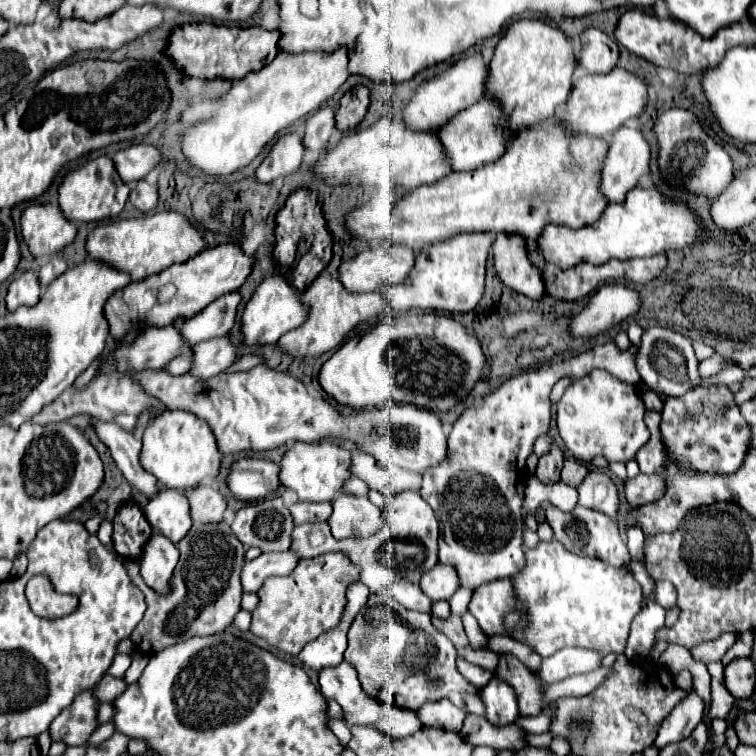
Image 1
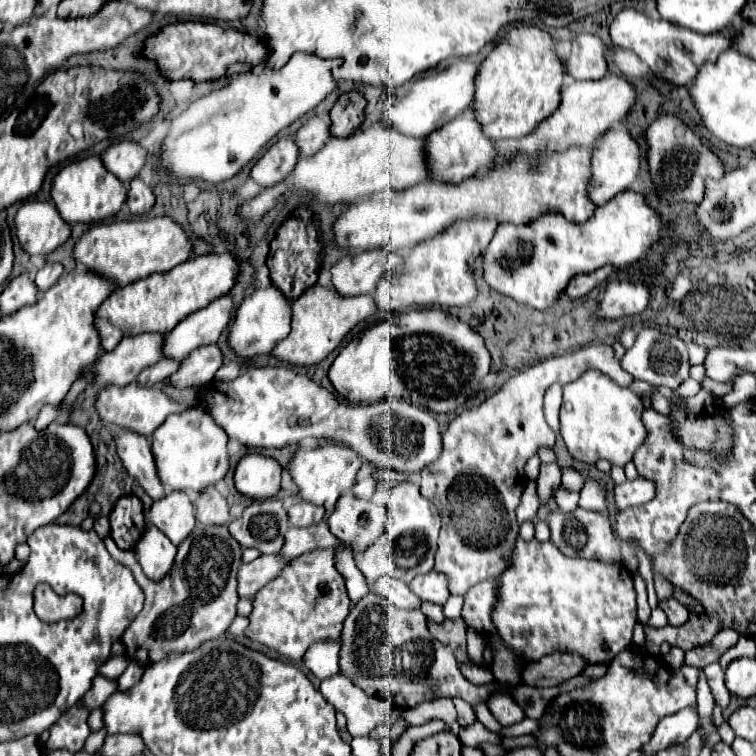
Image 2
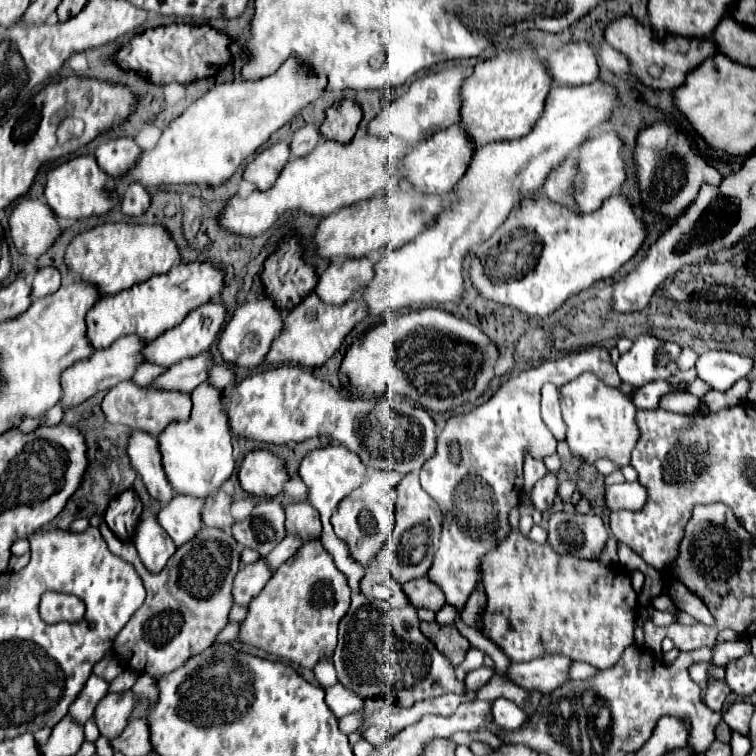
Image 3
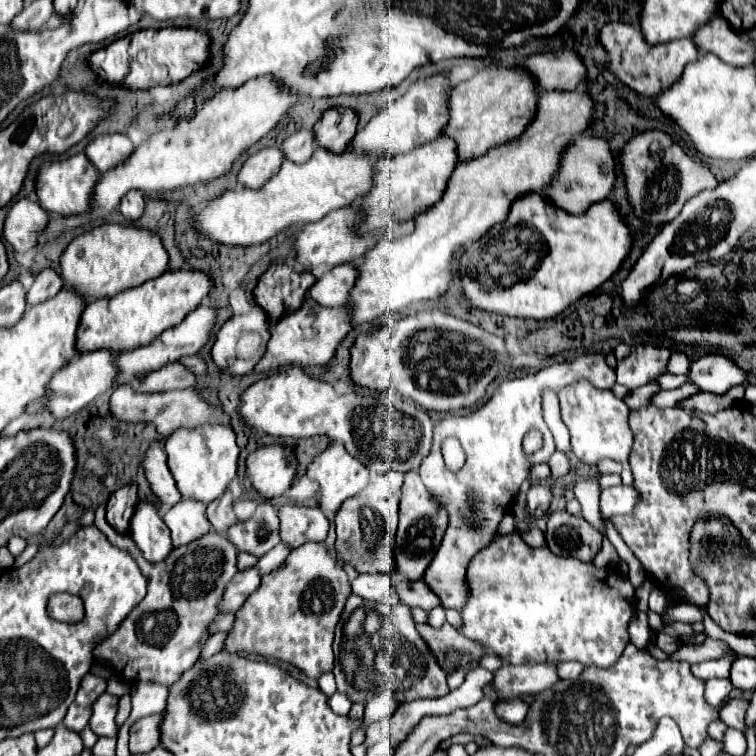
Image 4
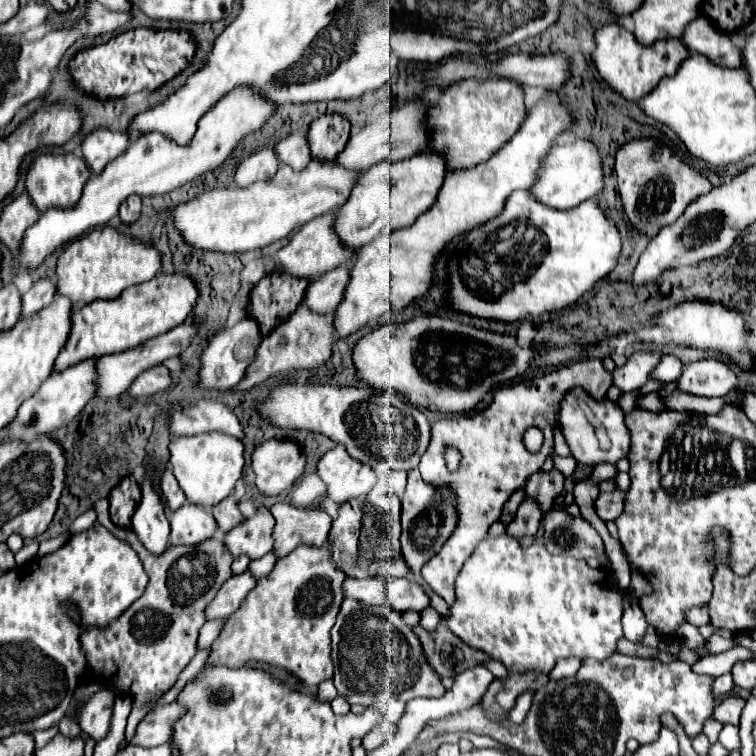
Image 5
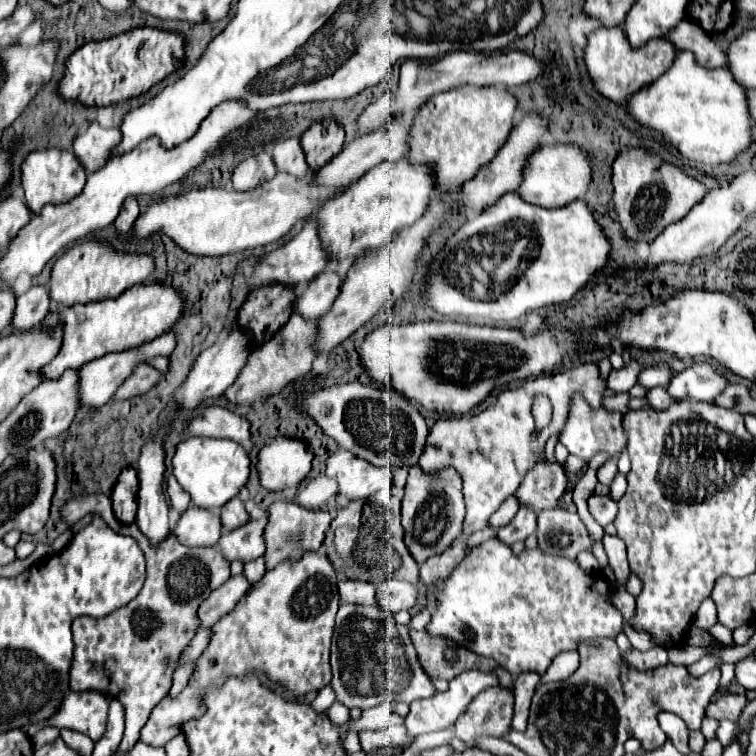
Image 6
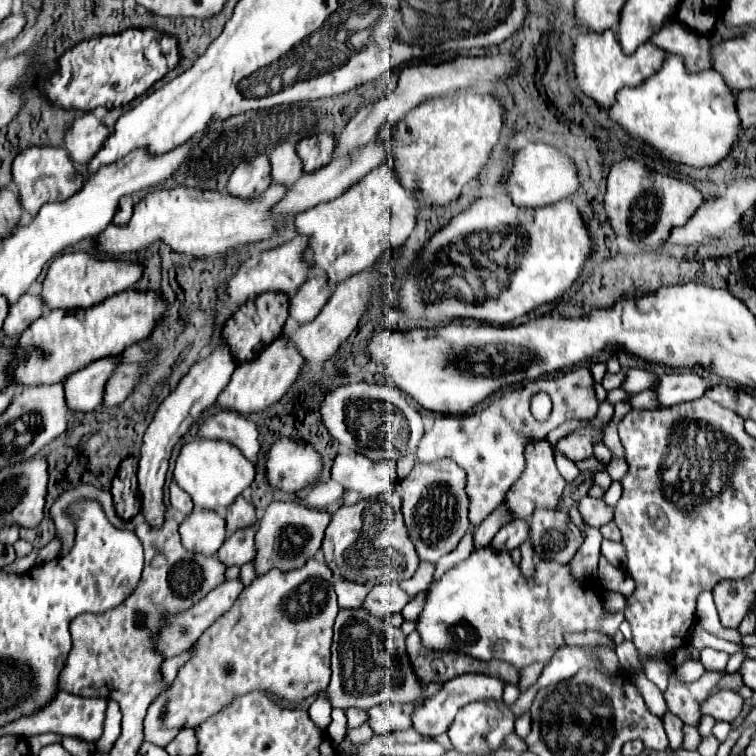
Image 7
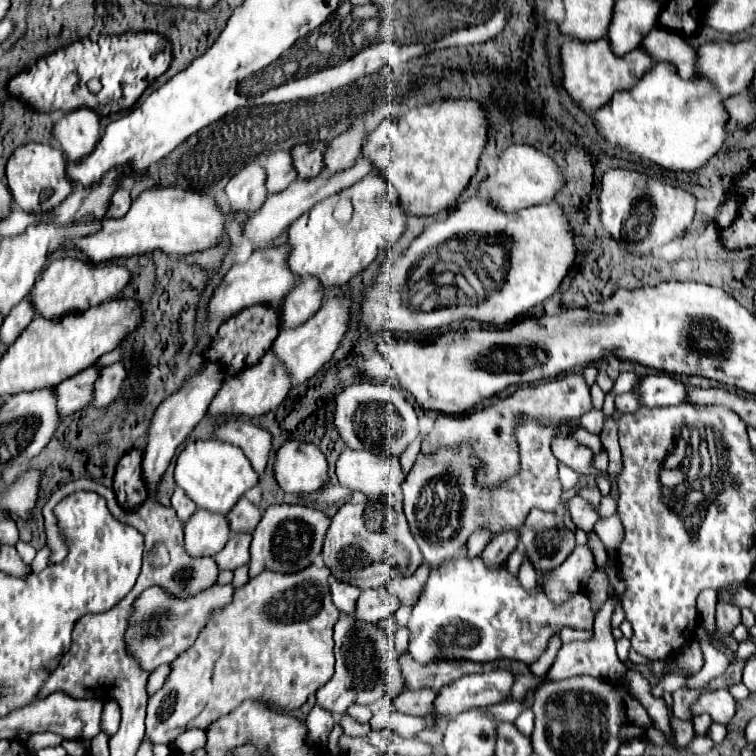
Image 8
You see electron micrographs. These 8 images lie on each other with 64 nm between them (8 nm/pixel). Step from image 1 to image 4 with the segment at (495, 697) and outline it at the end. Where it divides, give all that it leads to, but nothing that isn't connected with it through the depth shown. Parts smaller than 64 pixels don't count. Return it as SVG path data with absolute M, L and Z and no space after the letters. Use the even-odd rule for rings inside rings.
M516 698L512 702L496 704L496 714L510 724L520 724L526 718L526 712L528 712L528 704L524 704L524 700L520 700L520 698Z

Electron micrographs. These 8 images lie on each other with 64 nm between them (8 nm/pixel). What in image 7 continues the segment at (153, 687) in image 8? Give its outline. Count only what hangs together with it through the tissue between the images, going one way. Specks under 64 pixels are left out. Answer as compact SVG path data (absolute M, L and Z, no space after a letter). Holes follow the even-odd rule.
M192 645L188 650L182 652L182 654L174 656L174 658L170 658L170 660L166 660L166 662L160 664L160 676L162 676L162 680L164 680L166 686L172 684L172 680L176 678L176 670L190 659L193 648L194 645Z

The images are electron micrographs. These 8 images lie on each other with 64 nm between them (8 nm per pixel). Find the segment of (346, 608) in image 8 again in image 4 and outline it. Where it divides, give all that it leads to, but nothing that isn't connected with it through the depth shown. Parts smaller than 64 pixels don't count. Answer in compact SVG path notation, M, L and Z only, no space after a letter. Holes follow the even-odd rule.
M364 574L356 576L352 582L352 594L364 598L364 600L374 600L382 604L398 604L396 590L392 586L392 580L388 574Z

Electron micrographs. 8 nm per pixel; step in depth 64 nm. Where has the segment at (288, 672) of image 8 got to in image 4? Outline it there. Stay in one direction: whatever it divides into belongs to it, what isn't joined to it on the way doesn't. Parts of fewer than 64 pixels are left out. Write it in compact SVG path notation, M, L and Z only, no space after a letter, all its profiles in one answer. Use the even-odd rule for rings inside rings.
M302 544L288 554L288 560L284 560L278 570L262 576L260 588L252 592L236 612L222 650L228 654L244 652L276 658L296 666L308 678L318 680L318 676L334 668L334 626L340 620L348 596L348 576L334 556L328 554L322 544ZM164 712L144 716L130 728L130 752L150 752L160 744L160 720L164 720Z

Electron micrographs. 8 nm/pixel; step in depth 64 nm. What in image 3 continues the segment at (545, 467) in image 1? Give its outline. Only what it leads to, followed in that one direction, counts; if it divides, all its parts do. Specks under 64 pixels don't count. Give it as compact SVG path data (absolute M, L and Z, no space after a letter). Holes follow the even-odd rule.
M548 474L542 480L538 480L534 484L534 488L530 490L530 498L532 498L534 508L540 510L540 512L550 510L552 504L554 504L554 498L556 498L556 490L558 490L556 474Z

